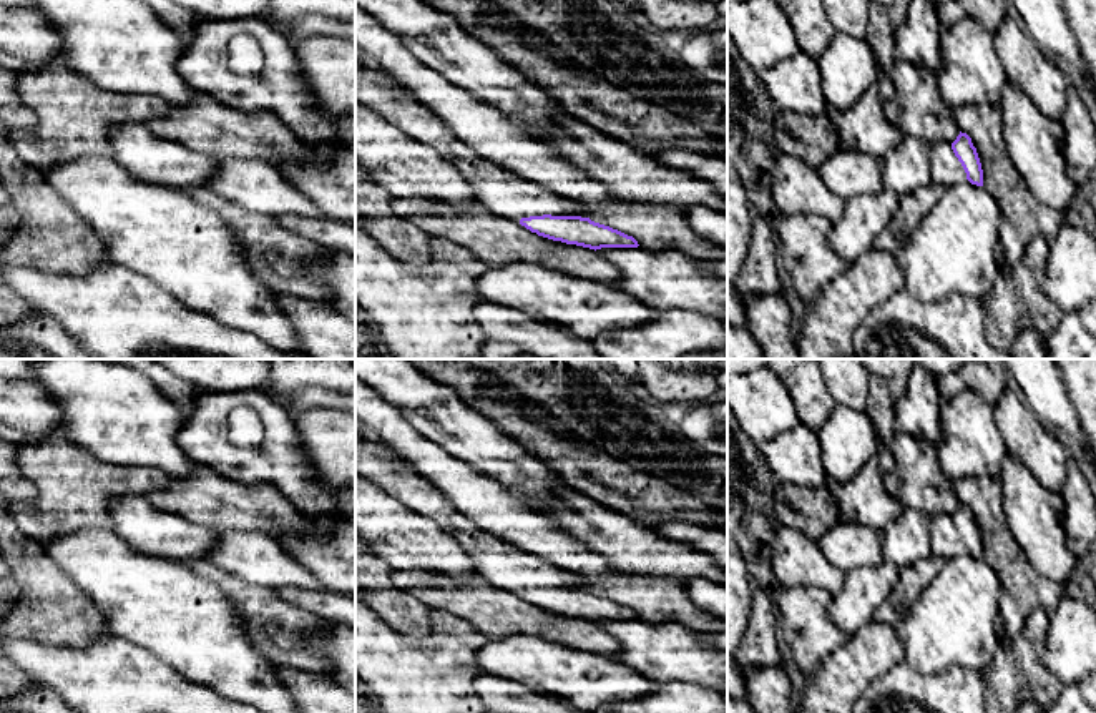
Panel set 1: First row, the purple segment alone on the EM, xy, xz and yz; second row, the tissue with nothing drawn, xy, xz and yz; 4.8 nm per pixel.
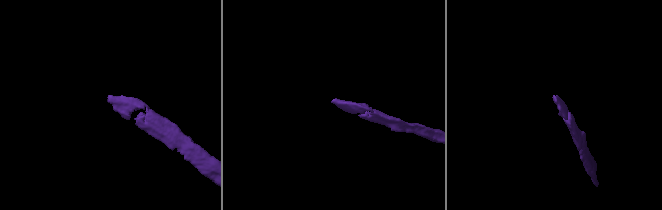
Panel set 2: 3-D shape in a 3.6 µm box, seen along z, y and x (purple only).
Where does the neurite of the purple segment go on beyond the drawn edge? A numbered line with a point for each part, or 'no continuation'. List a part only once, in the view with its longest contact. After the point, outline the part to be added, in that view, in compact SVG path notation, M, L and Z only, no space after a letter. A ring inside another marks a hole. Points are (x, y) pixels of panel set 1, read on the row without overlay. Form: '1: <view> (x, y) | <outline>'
1: xz (499, 564) | M355 435L355 470L448 532L472 557L487 585L516 595L543 587L588 590L576 575L485 534L382 442Z

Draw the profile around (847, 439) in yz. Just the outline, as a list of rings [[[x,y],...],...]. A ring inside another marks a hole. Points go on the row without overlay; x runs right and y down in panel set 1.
[[[837,404],[817,430],[824,470],[837,484],[847,484],[877,455],[877,432],[867,412]]]

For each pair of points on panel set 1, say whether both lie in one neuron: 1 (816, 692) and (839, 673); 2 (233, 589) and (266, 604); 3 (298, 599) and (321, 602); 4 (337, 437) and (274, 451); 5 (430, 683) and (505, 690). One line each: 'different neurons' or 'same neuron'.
1: same neuron
2: same neuron
3: same neuron
4: different neurons
5: different neurons

